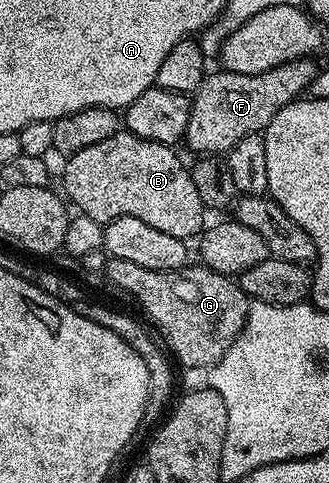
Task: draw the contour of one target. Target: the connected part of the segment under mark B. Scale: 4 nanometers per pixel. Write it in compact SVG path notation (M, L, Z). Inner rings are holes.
M118 131L110 139L94 143L94 147L82 147L82 151L65 160L68 162L64 165L63 192L81 214L96 222L133 217L158 231L166 231L166 235L195 238L205 228L206 206L198 195L198 187L194 187L189 166L176 158L176 151L173 146Z

